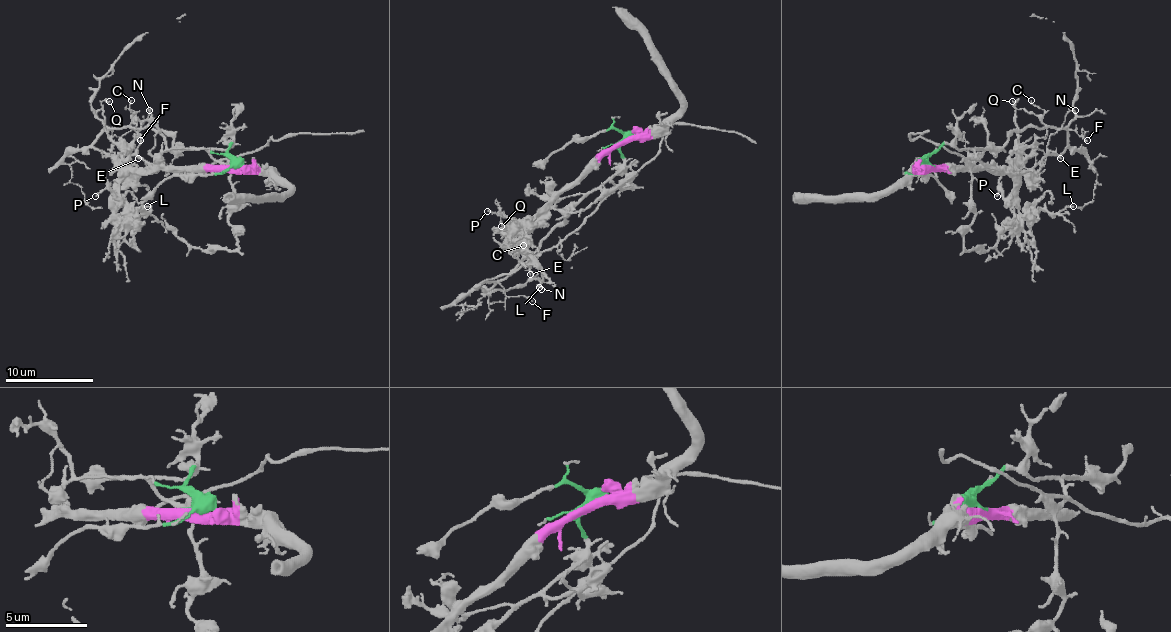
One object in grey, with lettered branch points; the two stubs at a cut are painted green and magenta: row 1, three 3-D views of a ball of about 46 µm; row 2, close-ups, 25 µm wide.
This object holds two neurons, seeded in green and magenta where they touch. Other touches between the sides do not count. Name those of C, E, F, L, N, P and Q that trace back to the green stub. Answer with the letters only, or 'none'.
C, E, F, N

